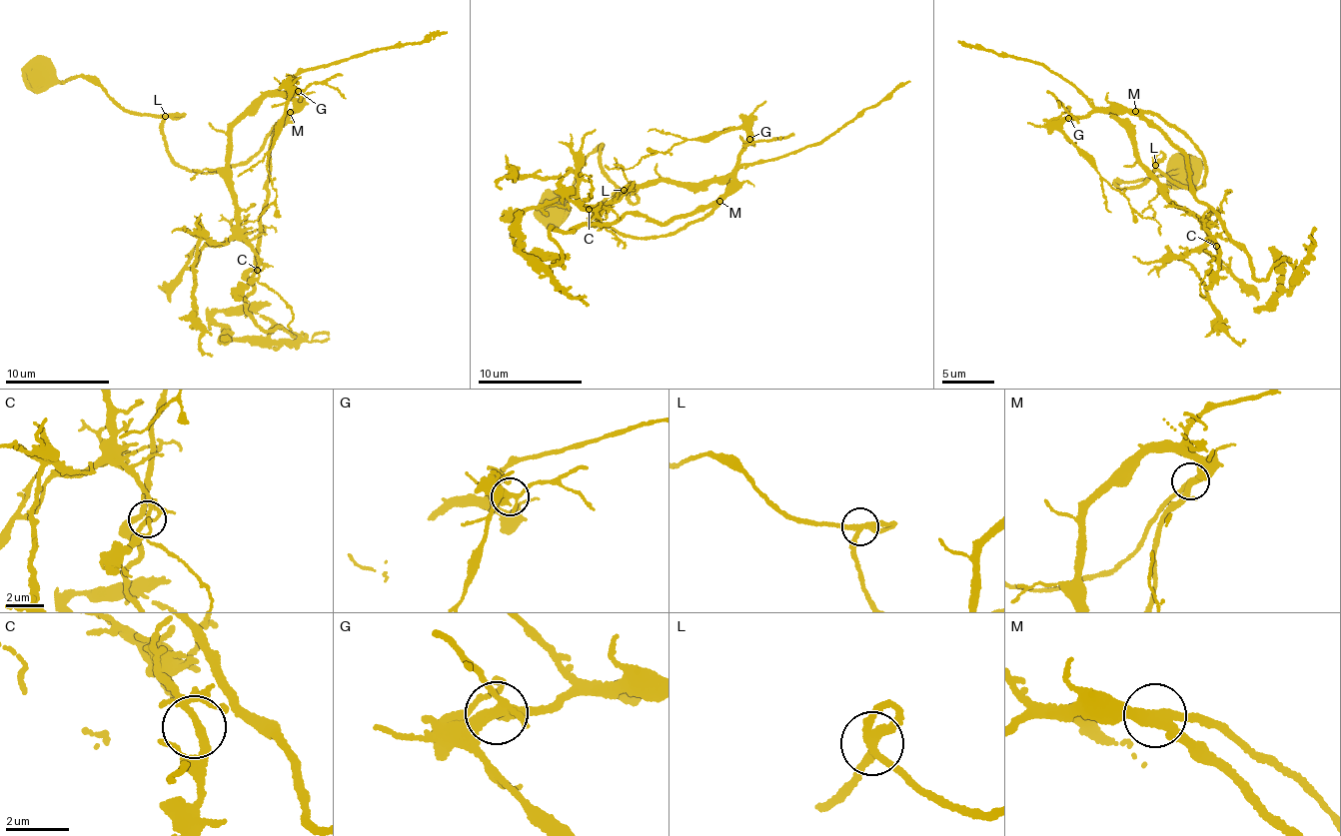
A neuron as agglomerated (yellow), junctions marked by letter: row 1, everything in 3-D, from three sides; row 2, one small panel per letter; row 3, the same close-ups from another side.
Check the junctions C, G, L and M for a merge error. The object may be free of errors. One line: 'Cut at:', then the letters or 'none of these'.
Cut at: none of these

